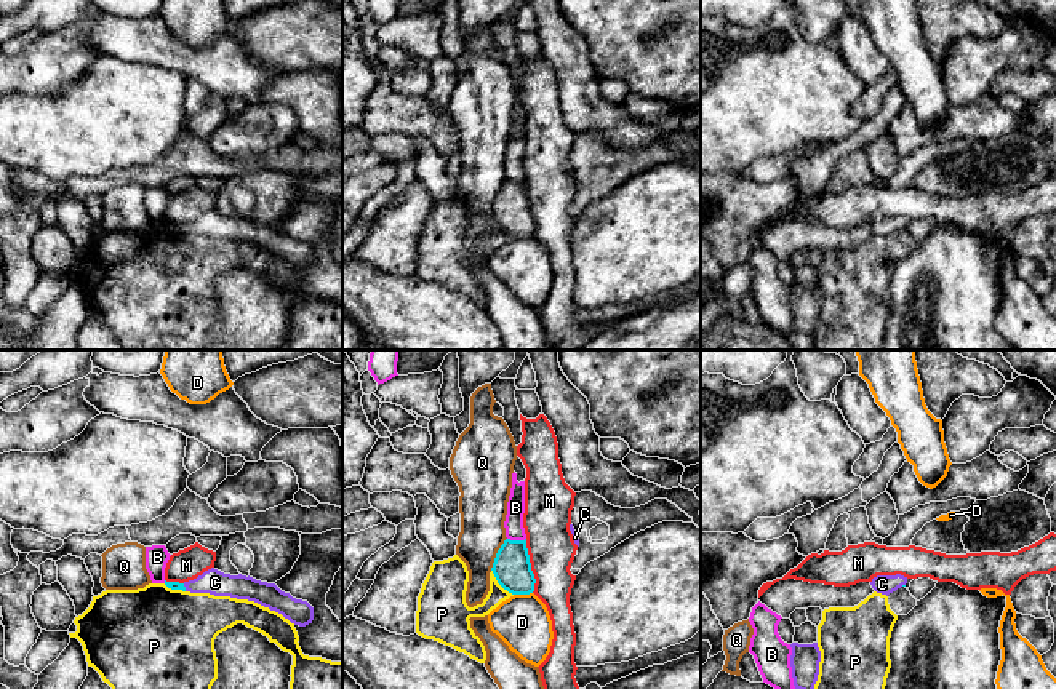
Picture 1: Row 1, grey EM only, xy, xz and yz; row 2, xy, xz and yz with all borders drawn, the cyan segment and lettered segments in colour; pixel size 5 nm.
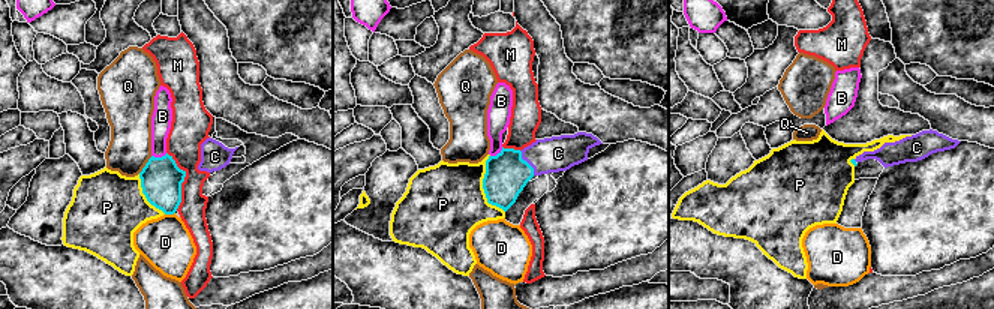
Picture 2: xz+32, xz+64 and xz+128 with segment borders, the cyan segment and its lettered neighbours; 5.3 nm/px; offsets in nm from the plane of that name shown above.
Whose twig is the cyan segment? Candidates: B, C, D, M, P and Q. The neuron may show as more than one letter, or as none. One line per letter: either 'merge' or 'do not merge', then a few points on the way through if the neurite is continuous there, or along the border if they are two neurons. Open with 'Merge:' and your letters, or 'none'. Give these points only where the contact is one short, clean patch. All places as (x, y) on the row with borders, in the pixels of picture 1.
Merge: C
B: do not merge
C: merge | across xy (175, 585), (184, 587), (215, 582)
D: do not merge
M: do not merge | along xz (525, 539), (530, 569), (535, 579), (533, 592)
P: do not merge | along xz (492, 569), (496, 581), (512, 595)
Q: do not merge | along xz (506, 537), (490, 569)

